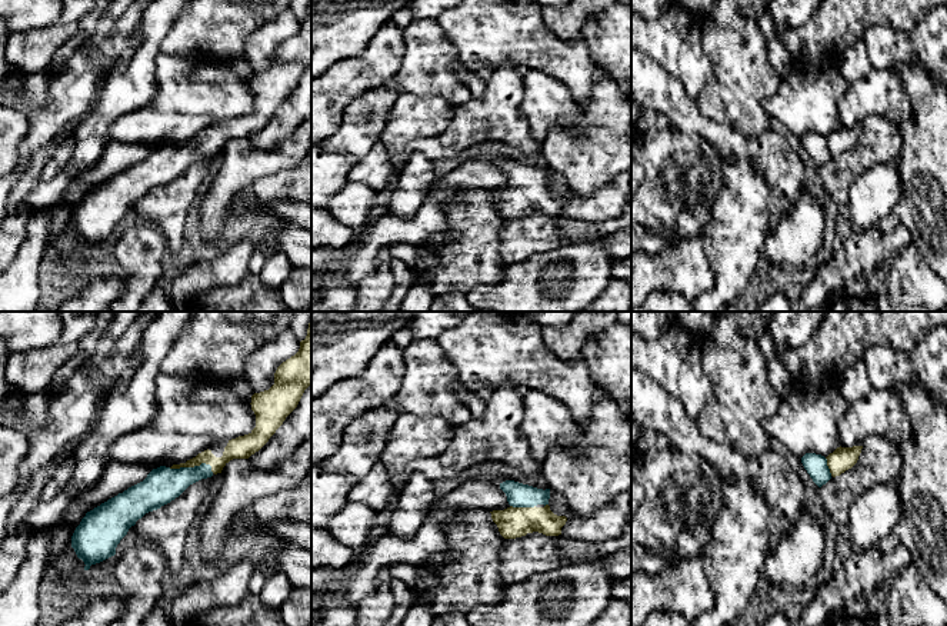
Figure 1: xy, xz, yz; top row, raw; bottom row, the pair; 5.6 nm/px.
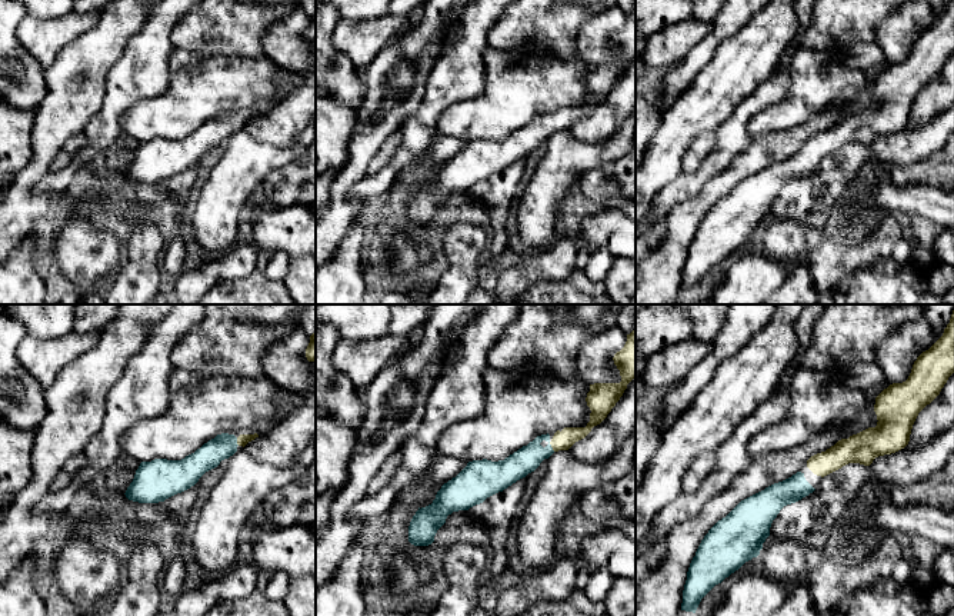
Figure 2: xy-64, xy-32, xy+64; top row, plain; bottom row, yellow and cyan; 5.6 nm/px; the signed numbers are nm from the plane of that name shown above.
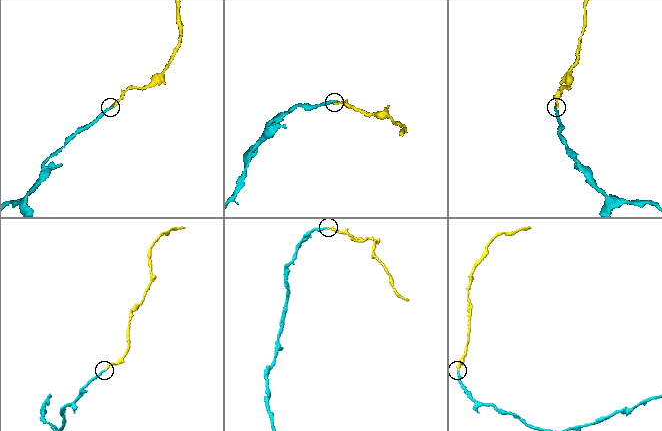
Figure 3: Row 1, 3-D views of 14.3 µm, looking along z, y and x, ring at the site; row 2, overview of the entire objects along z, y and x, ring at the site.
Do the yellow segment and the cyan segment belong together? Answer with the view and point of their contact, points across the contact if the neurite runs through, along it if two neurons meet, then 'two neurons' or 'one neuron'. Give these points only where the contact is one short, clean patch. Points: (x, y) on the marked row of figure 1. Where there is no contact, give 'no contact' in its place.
xy (193, 466) | across xy (233, 450), (217, 463), (193, 466), (174, 480), (162, 485) | one neuron

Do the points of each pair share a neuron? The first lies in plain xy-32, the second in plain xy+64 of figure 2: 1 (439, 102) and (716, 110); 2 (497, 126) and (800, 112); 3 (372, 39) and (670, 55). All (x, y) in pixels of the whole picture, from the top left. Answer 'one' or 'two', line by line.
1: two
2: one
3: one

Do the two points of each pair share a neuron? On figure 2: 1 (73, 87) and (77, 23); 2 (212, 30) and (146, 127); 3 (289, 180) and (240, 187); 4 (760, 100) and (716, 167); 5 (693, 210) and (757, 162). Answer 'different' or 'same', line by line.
1: different
2: different
3: different
4: same
5: same

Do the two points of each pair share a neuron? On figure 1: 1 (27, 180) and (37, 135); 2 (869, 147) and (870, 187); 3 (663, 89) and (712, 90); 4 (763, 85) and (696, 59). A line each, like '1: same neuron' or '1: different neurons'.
1: different neurons
2: different neurons
3: different neurons
4: different neurons

